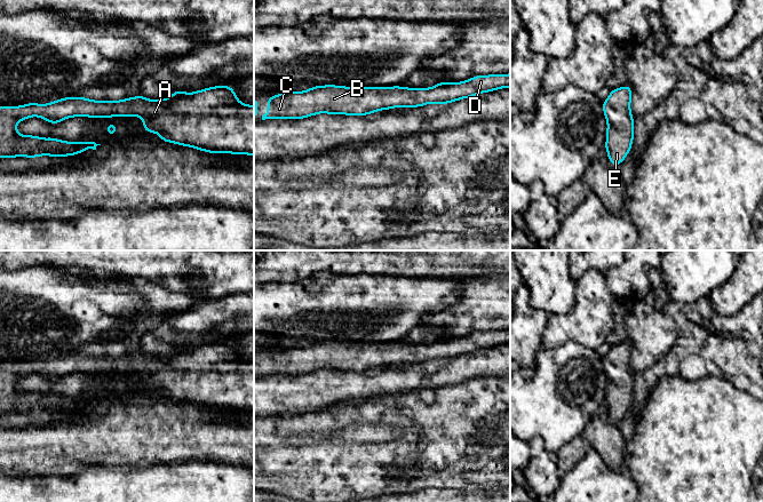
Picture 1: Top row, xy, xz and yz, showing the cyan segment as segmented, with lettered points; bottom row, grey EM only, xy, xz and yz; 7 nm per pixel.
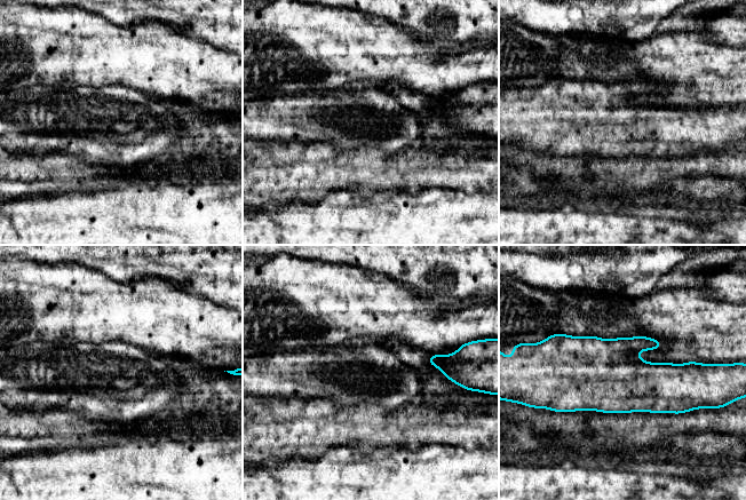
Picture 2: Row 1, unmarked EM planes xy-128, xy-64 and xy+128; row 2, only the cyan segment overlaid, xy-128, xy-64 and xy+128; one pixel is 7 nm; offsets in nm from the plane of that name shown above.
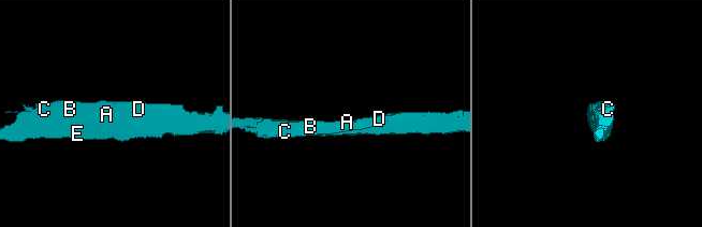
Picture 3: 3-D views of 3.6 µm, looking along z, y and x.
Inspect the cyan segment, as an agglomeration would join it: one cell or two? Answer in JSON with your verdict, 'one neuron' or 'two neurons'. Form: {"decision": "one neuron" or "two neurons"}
{"decision": "one neuron"}

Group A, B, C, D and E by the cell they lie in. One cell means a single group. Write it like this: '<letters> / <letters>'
A B C D E

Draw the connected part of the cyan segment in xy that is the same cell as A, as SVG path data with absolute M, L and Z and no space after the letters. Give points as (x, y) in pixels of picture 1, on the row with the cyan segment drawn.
M215 86L215 87L205 88L205 89L194 91L194 93L183 93L181 90L175 89L174 94L170 97L161 98L158 101L151 101L150 98L143 97L142 95L138 95L136 97L128 97L128 98L125 98L122 101L93 101L93 99L88 99L86 97L72 96L72 97L64 97L64 98L54 101L49 104L27 103L27 104L24 104L21 106L13 106L13 107L1 106L0 107L0 158L1 159L15 158L15 157L37 158L37 157L45 156L45 154L50 156L50 157L66 157L66 156L75 156L77 153L81 154L86 149L96 150L96 146L101 145L101 144L96 144L95 142L80 141L80 142L74 143L74 142L59 141L55 137L41 138L39 136L33 136L33 135L27 135L27 136L19 135L16 132L16 123L30 118L30 117L41 117L42 119L45 119L49 123L55 125L55 123L63 121L64 119L72 118L72 117L111 118L113 115L124 117L124 118L129 118L132 115L141 117L143 119L143 129L146 133L157 133L158 135L160 135L162 143L166 143L166 142L176 143L176 144L182 145L182 146L190 146L190 148L194 148L199 151L205 151L205 152L209 152L209 153L232 153L232 154L254 156L254 106L249 105L249 104L240 103L231 86Z

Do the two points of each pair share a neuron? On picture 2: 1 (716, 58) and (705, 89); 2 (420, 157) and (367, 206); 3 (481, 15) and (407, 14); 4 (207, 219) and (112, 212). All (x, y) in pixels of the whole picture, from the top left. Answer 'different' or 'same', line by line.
1: same
2: different
3: same
4: same

